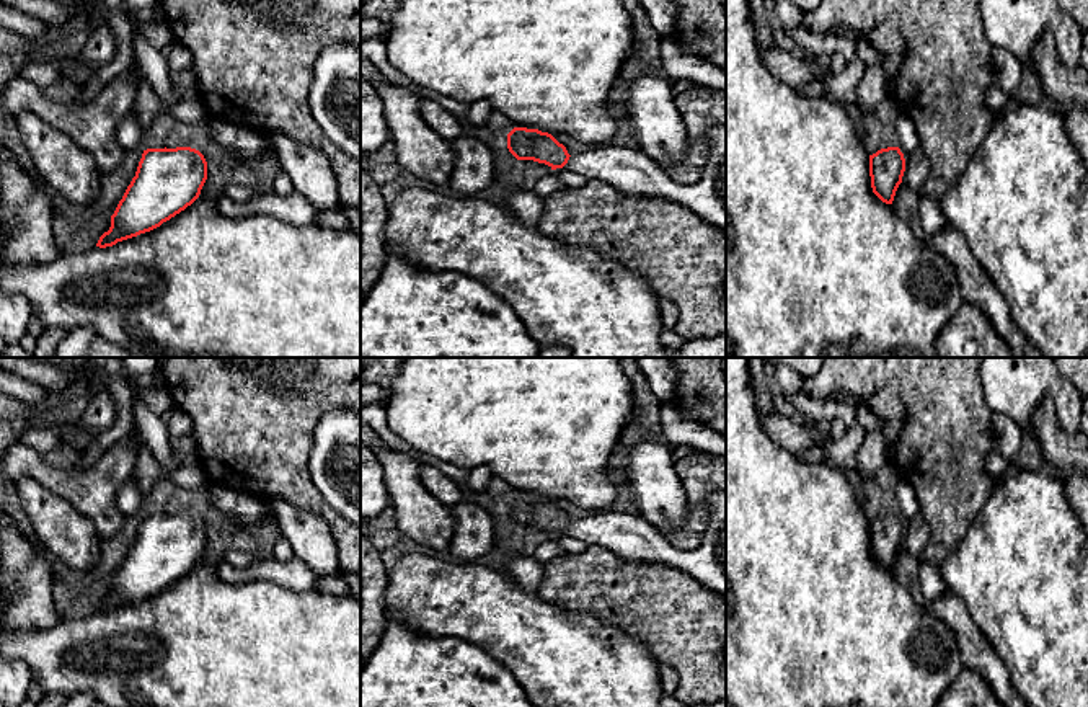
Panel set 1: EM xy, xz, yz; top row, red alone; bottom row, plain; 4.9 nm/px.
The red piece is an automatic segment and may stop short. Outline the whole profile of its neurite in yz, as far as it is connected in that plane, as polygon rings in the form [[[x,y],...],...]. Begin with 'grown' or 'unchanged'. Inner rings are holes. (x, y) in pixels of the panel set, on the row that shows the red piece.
unchanged | [[[899,147],[881,149],[869,155],[869,176],[873,193],[886,204],[892,204],[902,183],[905,158]]]

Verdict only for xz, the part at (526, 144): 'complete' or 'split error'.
split error

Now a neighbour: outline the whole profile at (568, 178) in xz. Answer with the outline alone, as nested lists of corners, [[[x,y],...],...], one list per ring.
[[[564,167],[551,170],[551,173],[559,180],[563,186],[571,188],[571,189],[577,189],[587,183],[586,176],[574,173]]]

